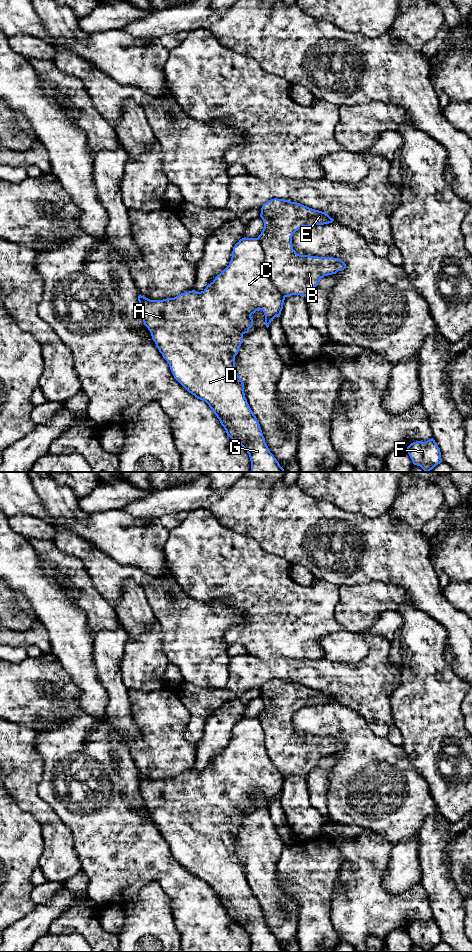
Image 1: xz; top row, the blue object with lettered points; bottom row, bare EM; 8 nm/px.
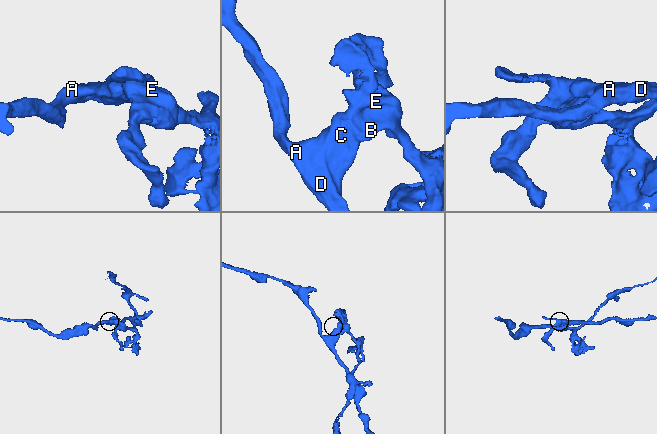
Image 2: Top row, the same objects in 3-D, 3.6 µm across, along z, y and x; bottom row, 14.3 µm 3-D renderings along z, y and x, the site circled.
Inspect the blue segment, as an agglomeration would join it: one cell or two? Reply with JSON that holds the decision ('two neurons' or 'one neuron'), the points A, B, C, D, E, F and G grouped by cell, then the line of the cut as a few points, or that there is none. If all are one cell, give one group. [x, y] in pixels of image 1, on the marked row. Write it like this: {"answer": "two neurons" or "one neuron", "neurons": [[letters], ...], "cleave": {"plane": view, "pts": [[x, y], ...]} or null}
{"answer": "two neurons", "neurons": [["A", "C", "D", "G"], ["B", "E", "F"]], "cleave": {"plane": "xz", "pts": [[257, 238], [261, 245], [265, 270], [273, 285], [284, 297]]}}

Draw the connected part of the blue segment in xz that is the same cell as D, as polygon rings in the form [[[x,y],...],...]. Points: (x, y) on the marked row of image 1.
[[[246,237],[235,244],[229,265],[203,291],[192,290],[163,300],[150,300],[144,296],[138,296],[144,325],[150,331],[159,352],[169,364],[174,378],[189,393],[205,401],[219,419],[227,435],[247,451],[251,461],[251,472],[285,471],[270,452],[260,424],[247,402],[244,383],[236,370],[235,356],[243,343],[243,335],[248,333],[253,326],[251,315],[262,310],[265,315],[265,325],[268,328],[276,316],[280,317],[284,300],[285,297],[274,286],[266,271],[261,242],[258,238]]]

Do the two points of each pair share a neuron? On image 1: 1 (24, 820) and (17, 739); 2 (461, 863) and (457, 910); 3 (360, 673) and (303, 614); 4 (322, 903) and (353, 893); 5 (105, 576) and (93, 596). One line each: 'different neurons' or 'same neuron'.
1: different neurons
2: different neurons
3: different neurons
4: different neurons
5: different neurons

